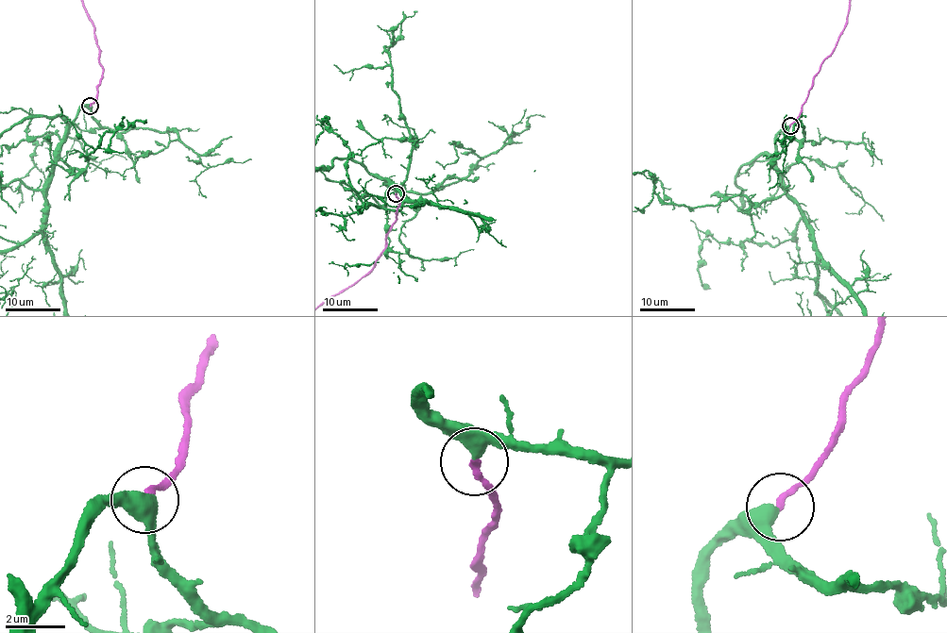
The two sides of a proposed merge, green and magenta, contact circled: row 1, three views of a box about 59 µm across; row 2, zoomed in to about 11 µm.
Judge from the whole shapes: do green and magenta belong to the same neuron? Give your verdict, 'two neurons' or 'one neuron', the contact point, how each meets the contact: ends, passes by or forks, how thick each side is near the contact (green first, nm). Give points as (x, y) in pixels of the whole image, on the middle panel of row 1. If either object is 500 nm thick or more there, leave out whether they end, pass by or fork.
one neuron | (396, 193) | green passes by | magenta ends | 400/200 nm

